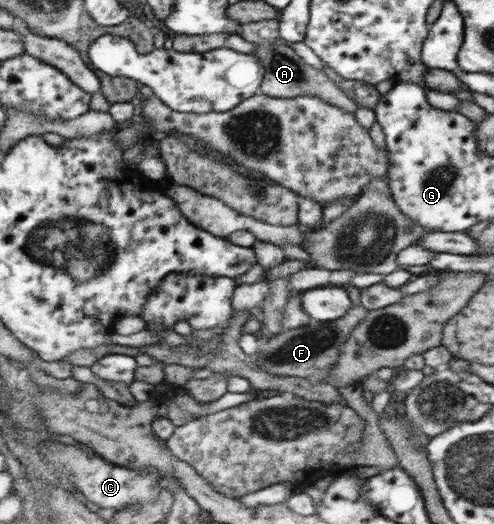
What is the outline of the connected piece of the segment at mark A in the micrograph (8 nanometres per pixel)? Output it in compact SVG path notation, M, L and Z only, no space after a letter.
M263 40L253 52L259 63L264 67L264 80L259 86L262 94L274 98L294 98L299 96L317 96L332 106L355 113L358 106L332 79L320 69L308 65L290 46L278 44L277 40Z

